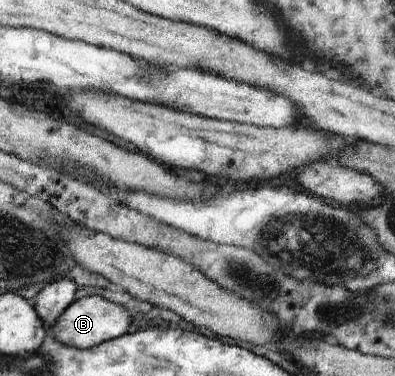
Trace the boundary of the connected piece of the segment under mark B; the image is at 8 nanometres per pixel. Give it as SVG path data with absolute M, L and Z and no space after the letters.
M86 296L70 304L49 329L61 345L83 350L126 335L128 327L130 327L130 312L127 309L100 296Z

